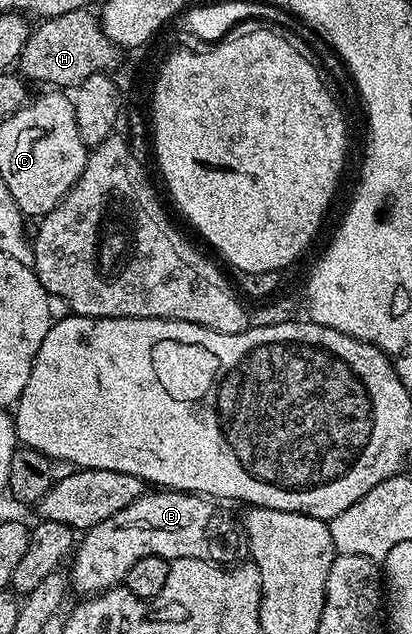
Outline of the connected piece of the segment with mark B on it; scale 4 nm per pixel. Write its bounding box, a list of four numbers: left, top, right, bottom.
[68,489,248,597]

